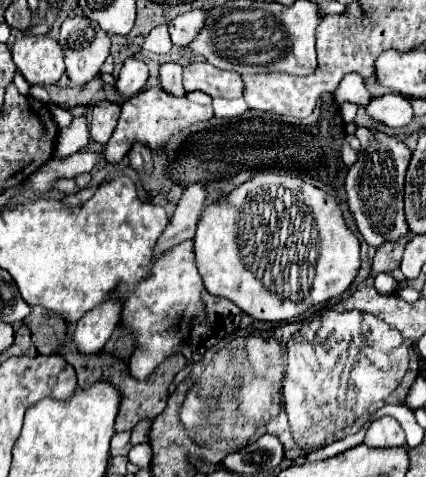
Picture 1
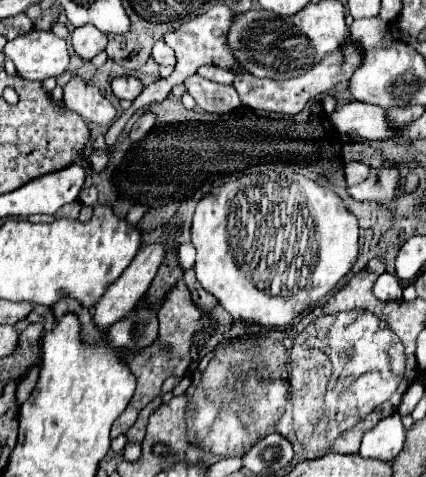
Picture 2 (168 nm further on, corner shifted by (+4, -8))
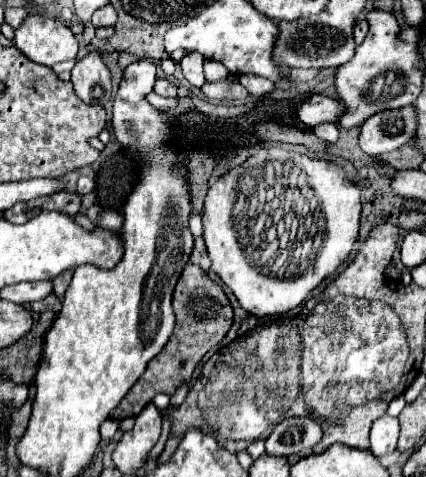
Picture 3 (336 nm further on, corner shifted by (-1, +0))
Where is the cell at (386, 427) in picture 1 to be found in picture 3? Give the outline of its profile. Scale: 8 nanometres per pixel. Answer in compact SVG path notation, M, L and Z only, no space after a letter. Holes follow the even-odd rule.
M381 416L375 420L375 424L371 426L371 452L375 456L383 456L389 454L397 448L397 440L399 440L399 420L393 416Z

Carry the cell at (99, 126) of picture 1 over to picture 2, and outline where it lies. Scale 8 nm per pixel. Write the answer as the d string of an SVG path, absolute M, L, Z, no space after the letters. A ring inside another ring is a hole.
M72 78L64 88L66 106L80 114L88 122L112 124L116 120L116 108L100 94L96 86L84 84L82 78Z

